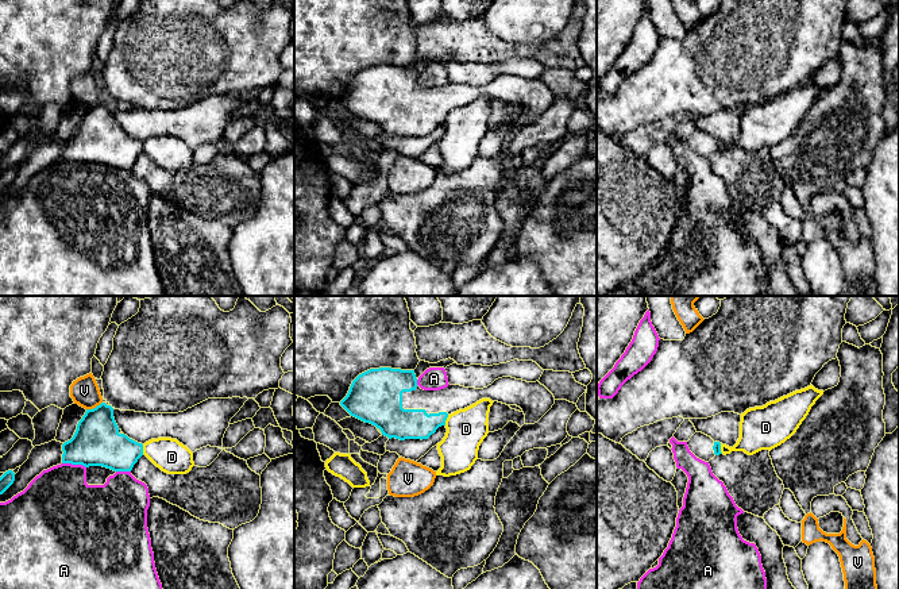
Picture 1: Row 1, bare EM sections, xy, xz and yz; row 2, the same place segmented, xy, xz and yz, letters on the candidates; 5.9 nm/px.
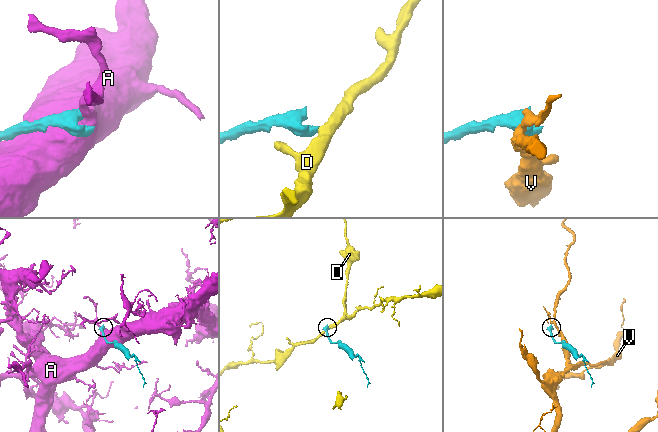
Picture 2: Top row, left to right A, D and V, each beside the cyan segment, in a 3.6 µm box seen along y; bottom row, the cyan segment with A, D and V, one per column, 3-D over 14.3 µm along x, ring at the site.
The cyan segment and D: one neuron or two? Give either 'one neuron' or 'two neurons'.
two neurons

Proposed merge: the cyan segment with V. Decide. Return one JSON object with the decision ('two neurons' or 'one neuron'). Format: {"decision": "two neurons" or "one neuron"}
{"decision": "two neurons"}

